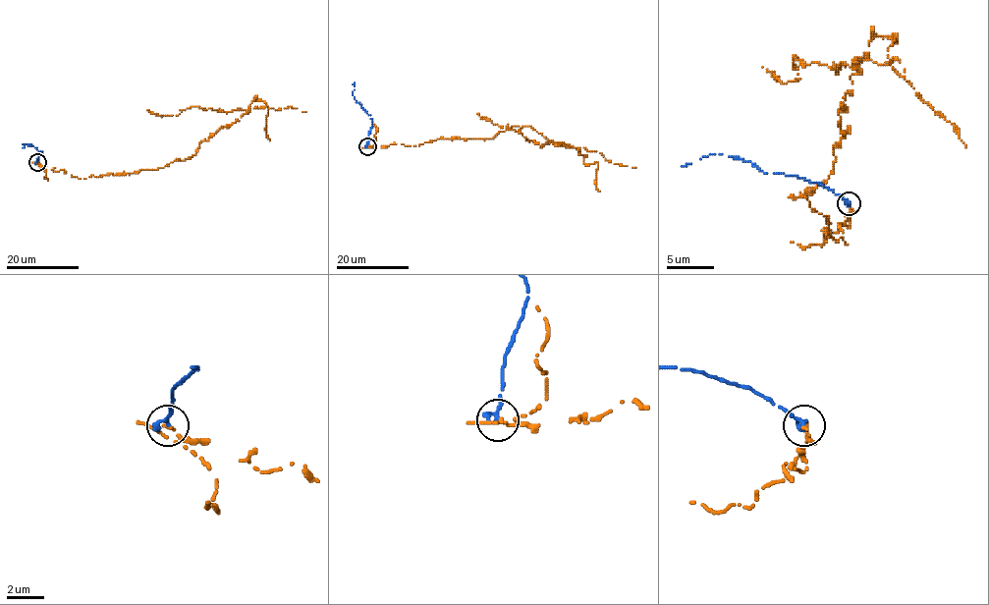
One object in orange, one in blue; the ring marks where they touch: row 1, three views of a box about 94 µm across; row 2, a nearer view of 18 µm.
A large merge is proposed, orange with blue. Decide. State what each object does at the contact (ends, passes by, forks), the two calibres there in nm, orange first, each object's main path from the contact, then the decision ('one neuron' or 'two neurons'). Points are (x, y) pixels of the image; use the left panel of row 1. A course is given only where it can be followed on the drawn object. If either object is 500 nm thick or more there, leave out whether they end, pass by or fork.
orange passes by | blue ends | 160/280 nm | orange via (37, 162), (85, 178), (157, 170), (190, 159), (201, 140), (247, 111), (191, 106), (161, 117), (146, 110) | blue via (37, 162), (38, 154), (42, 151), (23, 143), (24, 148) | two neurons

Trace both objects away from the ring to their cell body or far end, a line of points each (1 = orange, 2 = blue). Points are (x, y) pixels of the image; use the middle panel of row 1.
1: (367, 147), (487, 138), (507, 128), (539, 145), (576, 148), (476, 114)
2: (367, 147), (372, 120), (354, 98), (354, 82)

